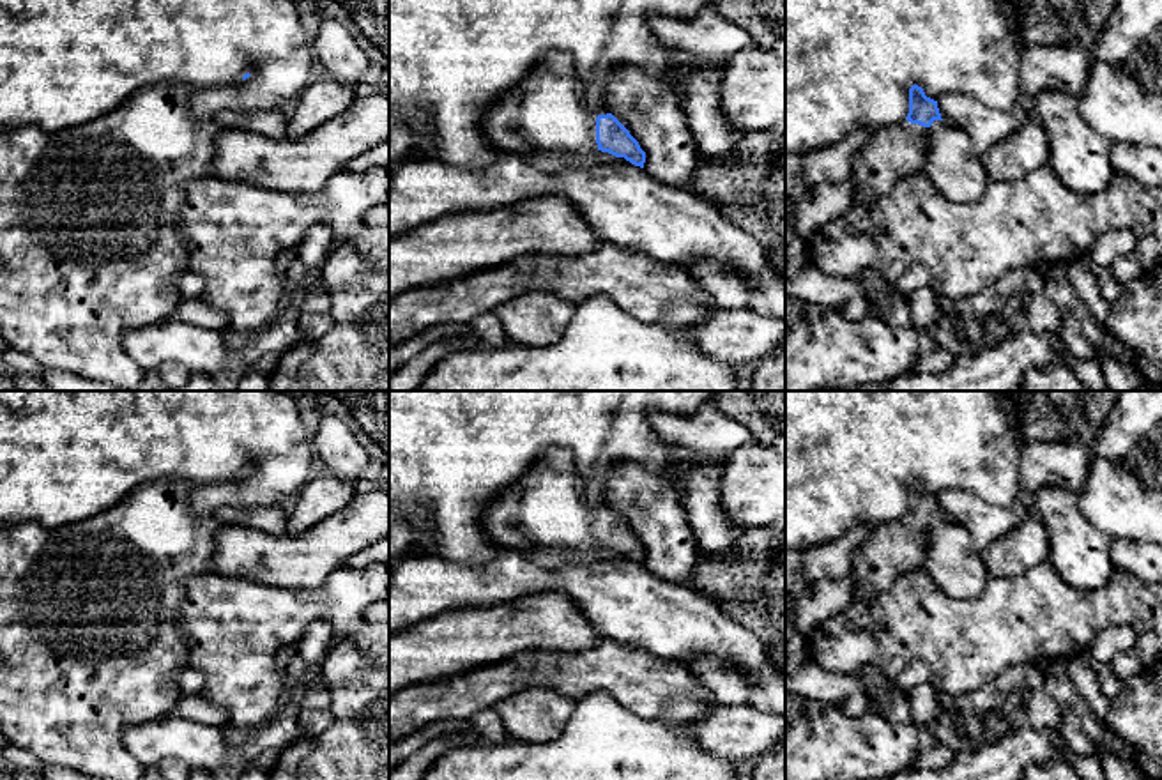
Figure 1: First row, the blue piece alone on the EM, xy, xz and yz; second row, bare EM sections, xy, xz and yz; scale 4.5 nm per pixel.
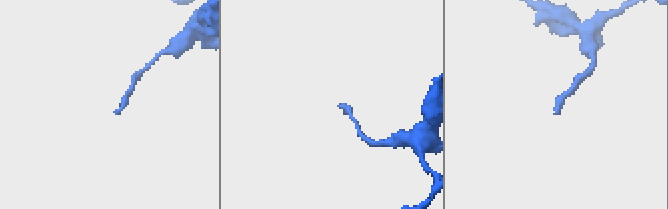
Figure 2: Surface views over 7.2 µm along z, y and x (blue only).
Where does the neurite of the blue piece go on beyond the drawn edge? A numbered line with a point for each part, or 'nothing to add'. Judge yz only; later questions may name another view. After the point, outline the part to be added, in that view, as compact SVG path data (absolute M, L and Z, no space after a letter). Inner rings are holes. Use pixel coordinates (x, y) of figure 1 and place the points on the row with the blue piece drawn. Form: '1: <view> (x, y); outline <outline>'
1: yz (892, 152); outline M904 119L893 126L875 127L852 163L852 205L874 203L900 179L921 173L929 136L939 124L941 120L934 120L930 127L923 127Z

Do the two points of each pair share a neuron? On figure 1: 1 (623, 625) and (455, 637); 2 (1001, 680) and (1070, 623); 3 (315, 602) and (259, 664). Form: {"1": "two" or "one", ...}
{"1": "two", "2": "two", "3": "one"}

